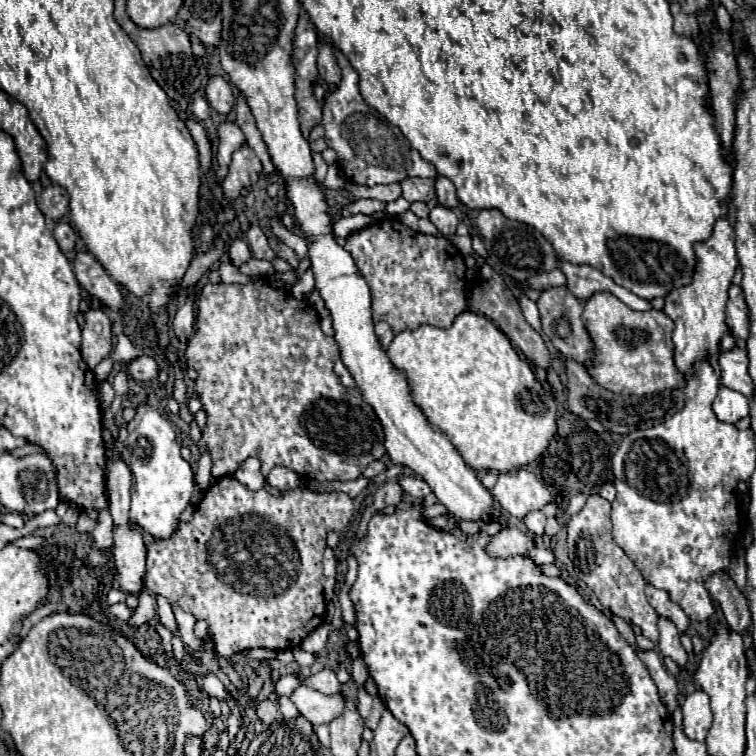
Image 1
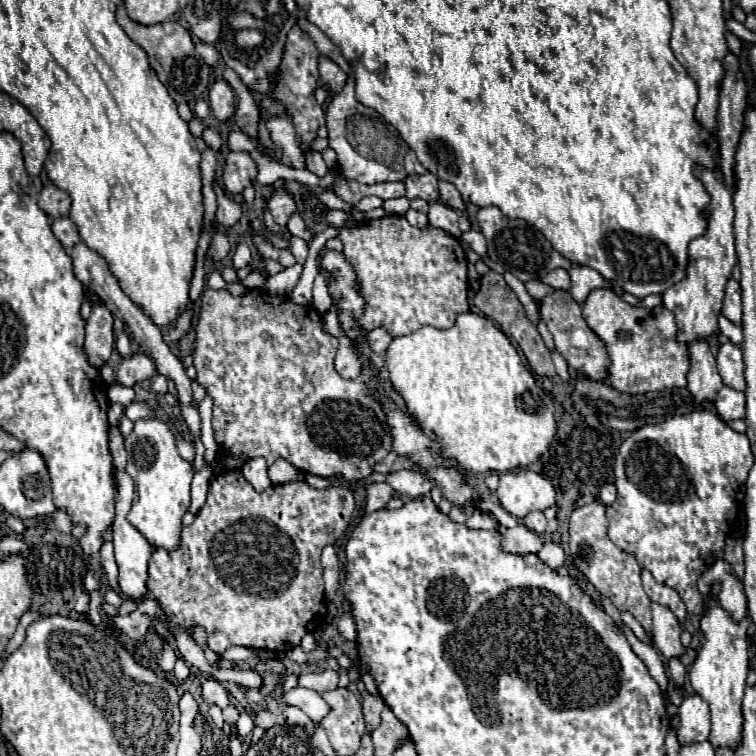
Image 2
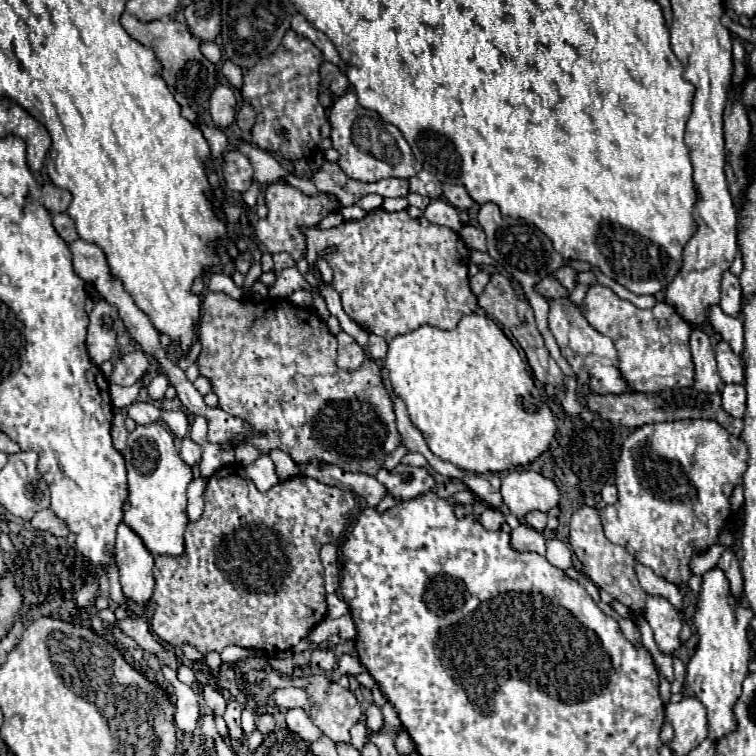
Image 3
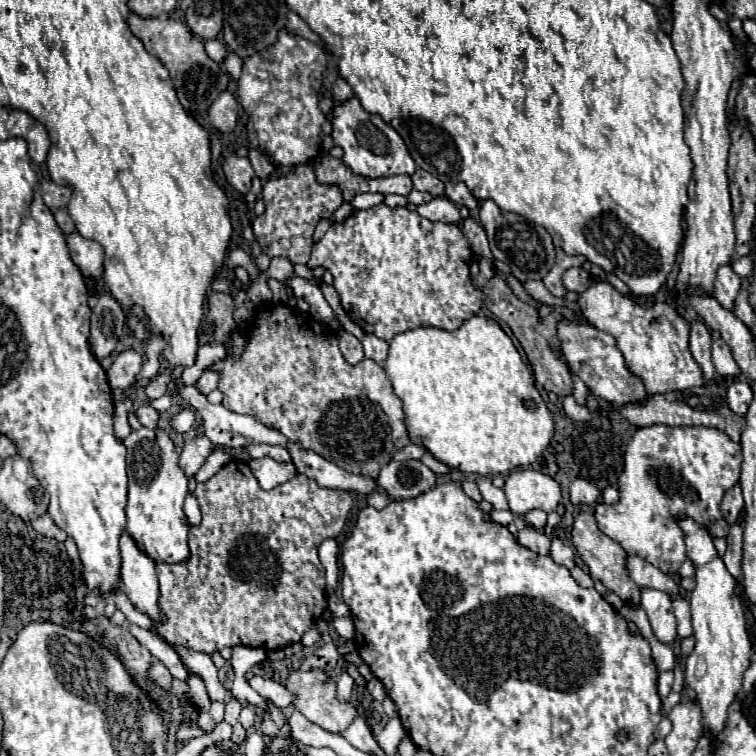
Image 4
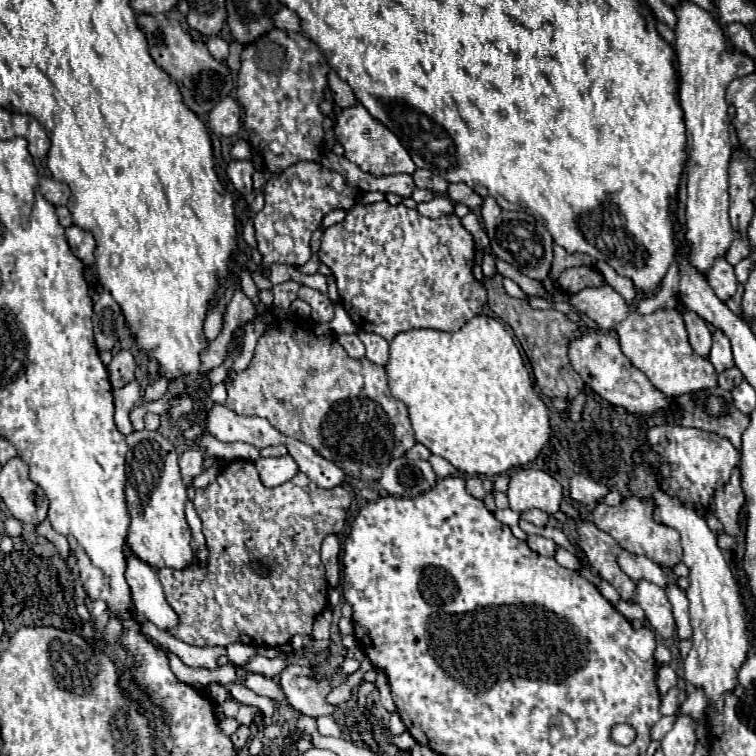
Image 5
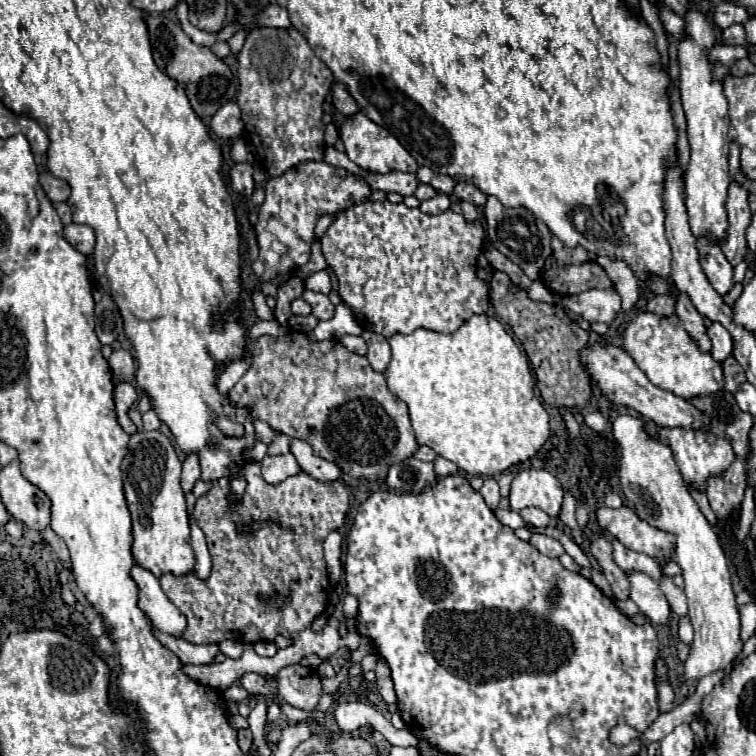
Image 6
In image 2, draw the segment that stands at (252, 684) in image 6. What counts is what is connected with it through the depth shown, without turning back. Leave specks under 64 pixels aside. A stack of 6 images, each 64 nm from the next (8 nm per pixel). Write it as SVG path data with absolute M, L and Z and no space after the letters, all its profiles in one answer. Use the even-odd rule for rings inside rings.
M300 686L284 692L282 702L304 710L314 722L318 722L330 710L330 706L322 700L322 696L316 690L308 690L308 688L300 688Z

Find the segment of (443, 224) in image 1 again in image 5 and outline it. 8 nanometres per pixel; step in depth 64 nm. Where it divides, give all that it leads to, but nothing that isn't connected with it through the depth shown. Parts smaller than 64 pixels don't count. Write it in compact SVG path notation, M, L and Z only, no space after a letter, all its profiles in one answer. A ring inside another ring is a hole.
M434 196L430 202L418 204L418 212L422 212L424 216L430 216L430 218L438 218L444 214L454 214L454 204L448 196Z

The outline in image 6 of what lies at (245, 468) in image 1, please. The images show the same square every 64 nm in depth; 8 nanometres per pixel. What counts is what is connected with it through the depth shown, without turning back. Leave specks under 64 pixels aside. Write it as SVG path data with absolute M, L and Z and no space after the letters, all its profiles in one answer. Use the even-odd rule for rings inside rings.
M292 452L280 454L280 456L266 456L262 460L262 476L270 484L278 484L278 482L286 480L288 476L298 474L300 470L302 468L298 466L298 462L296 462Z

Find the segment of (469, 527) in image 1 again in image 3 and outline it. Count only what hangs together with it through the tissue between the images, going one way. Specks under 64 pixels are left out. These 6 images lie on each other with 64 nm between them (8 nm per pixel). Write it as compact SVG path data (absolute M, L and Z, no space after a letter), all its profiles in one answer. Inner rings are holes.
M488 508L484 514L478 516L480 518L480 524L486 528L486 530L498 530L506 520L504 520L504 514L500 510L494 510L494 508Z

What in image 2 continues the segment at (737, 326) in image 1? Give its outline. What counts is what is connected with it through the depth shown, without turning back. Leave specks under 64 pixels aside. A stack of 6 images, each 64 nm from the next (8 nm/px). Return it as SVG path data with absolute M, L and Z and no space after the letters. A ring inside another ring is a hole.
M730 278L726 284L726 294L724 294L724 304L722 304L722 314L732 320L734 324L742 322L742 296L740 296L740 284Z

